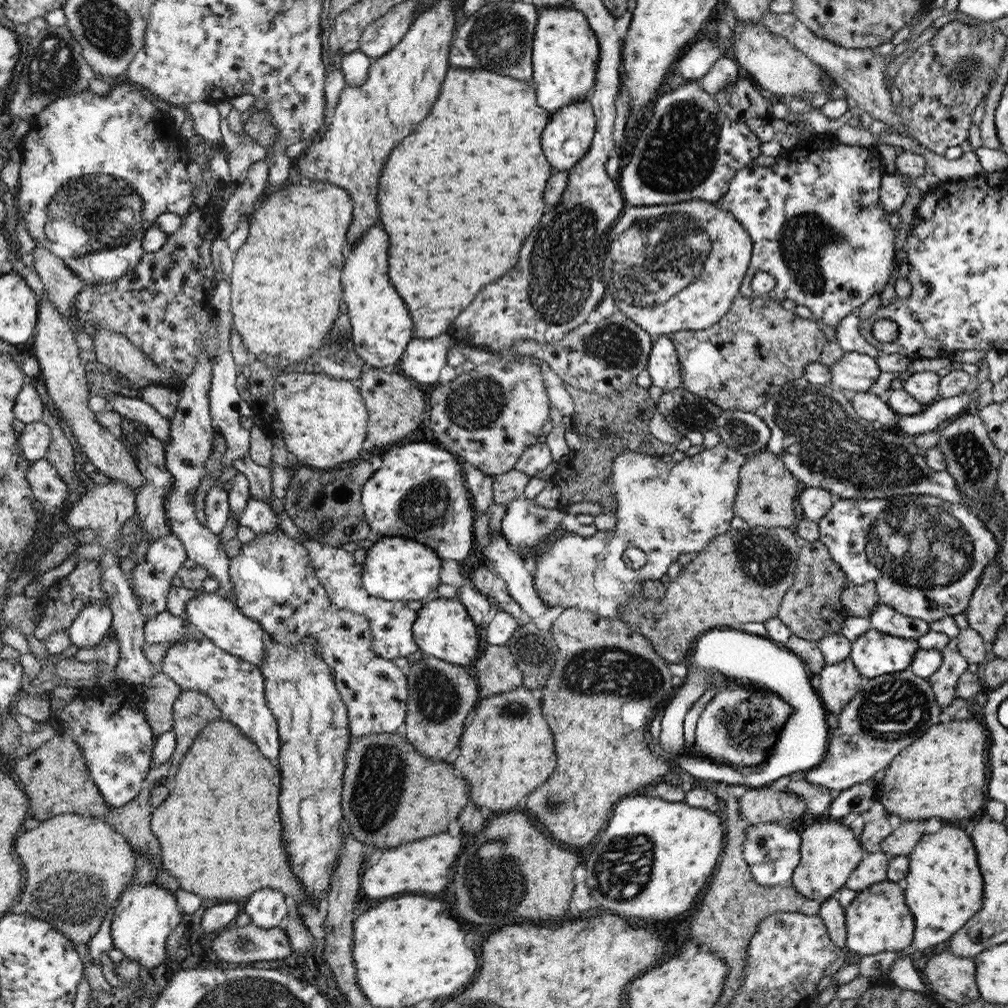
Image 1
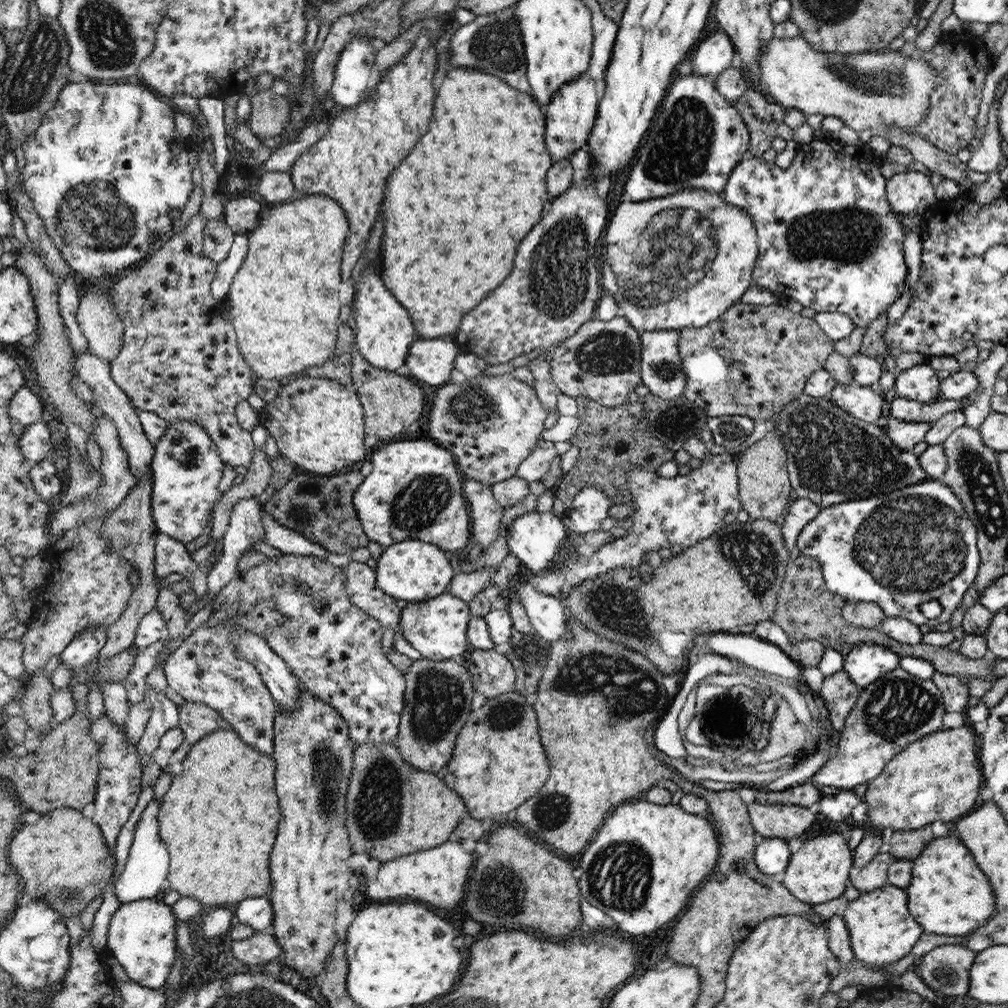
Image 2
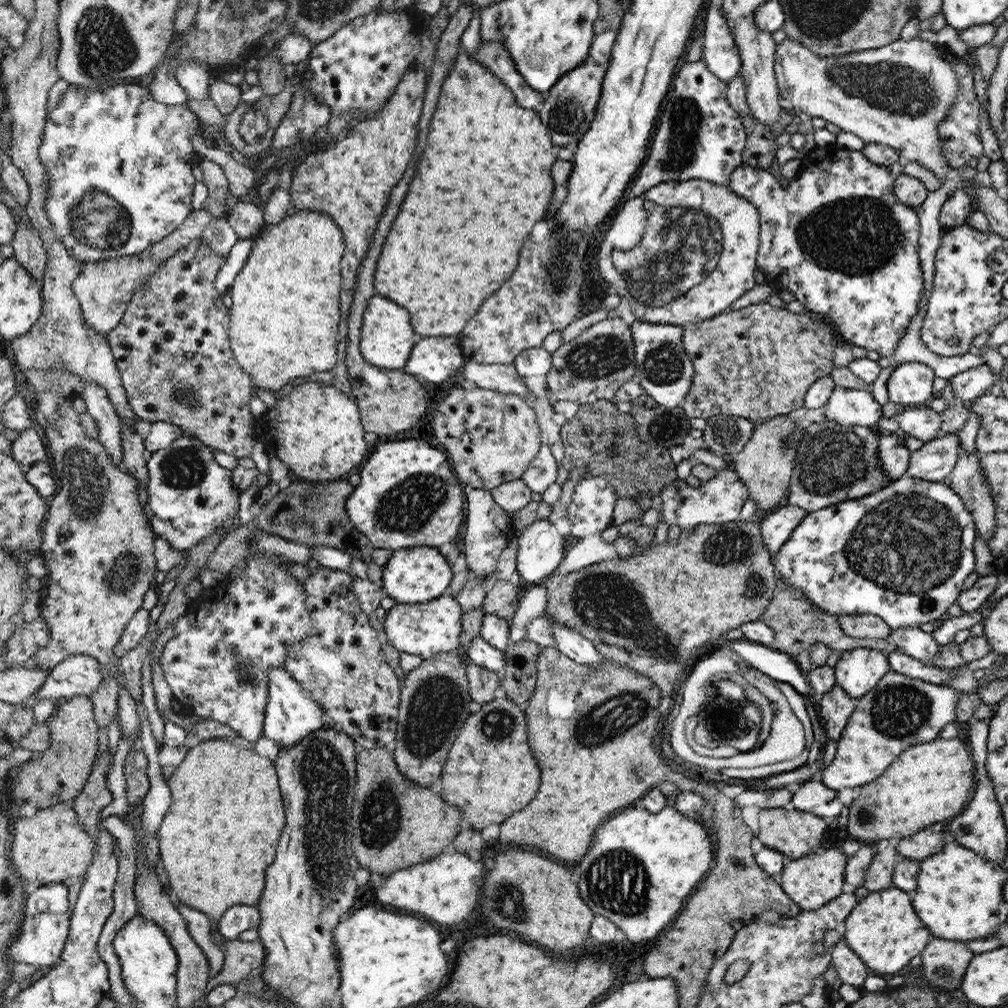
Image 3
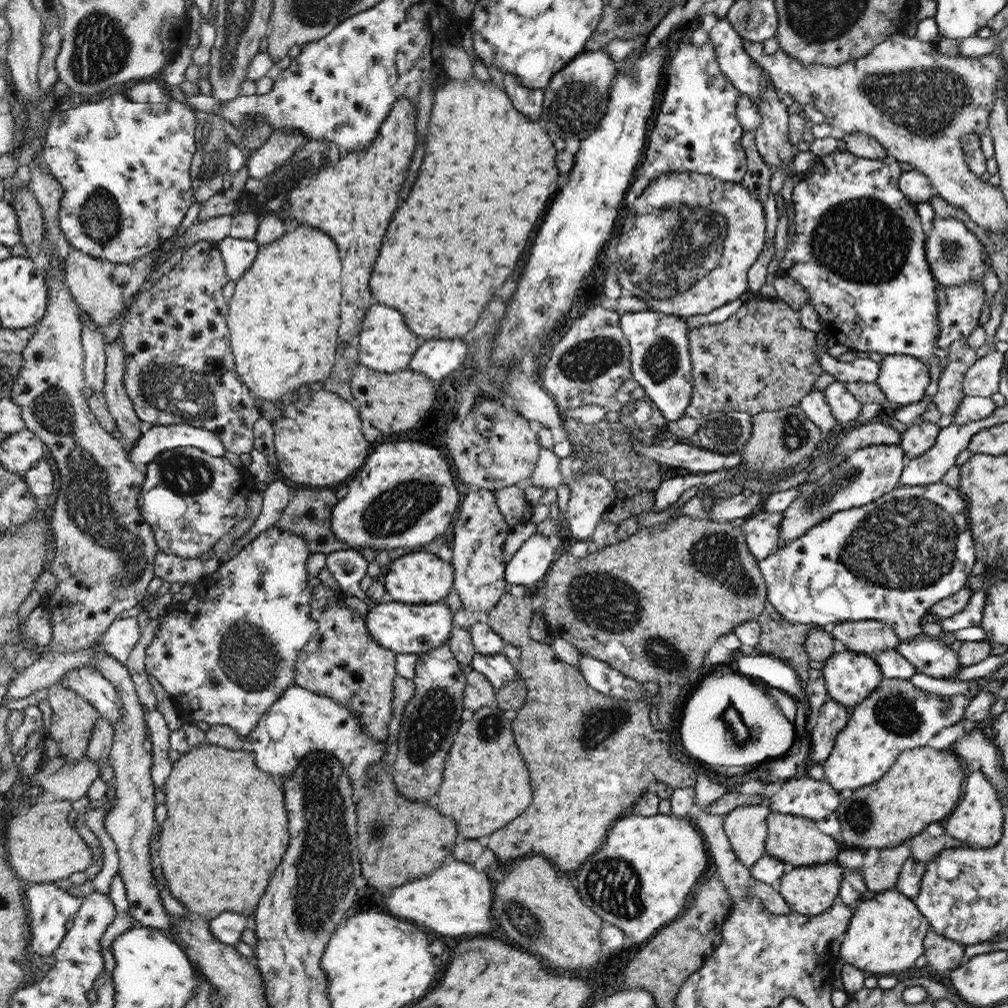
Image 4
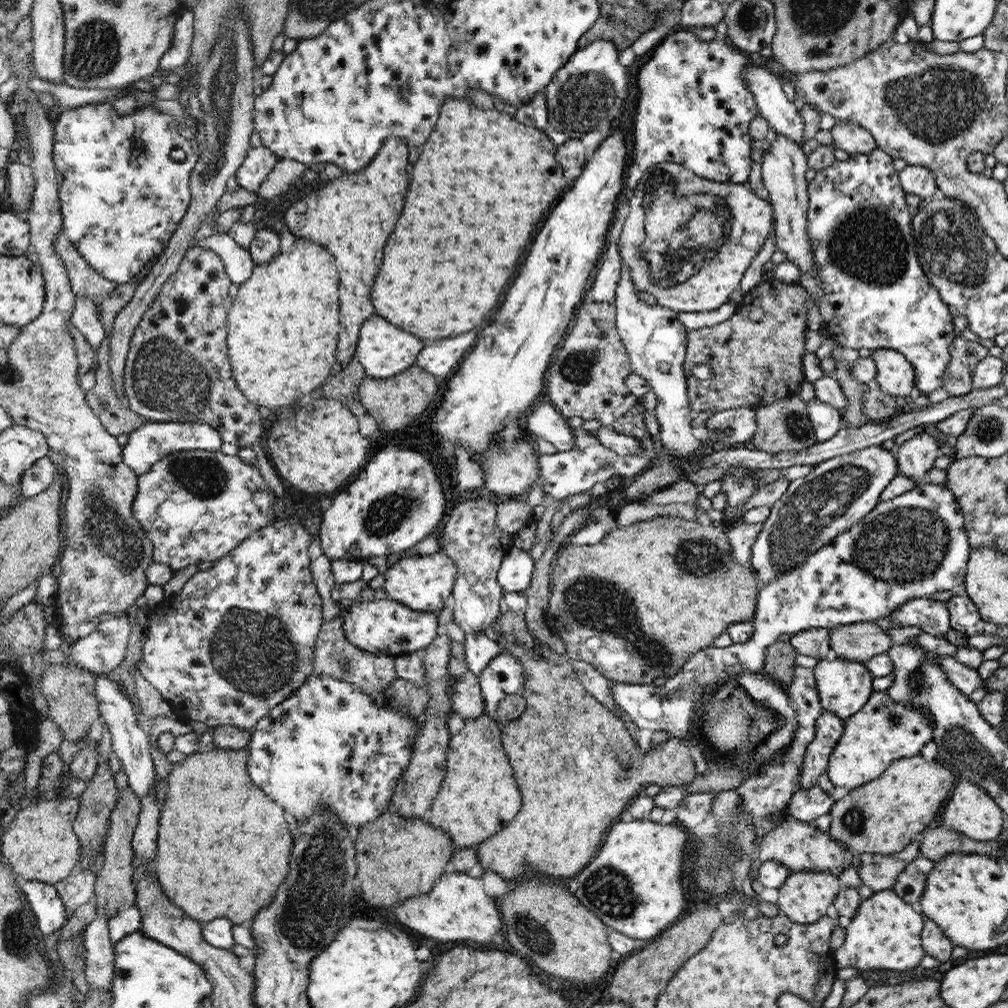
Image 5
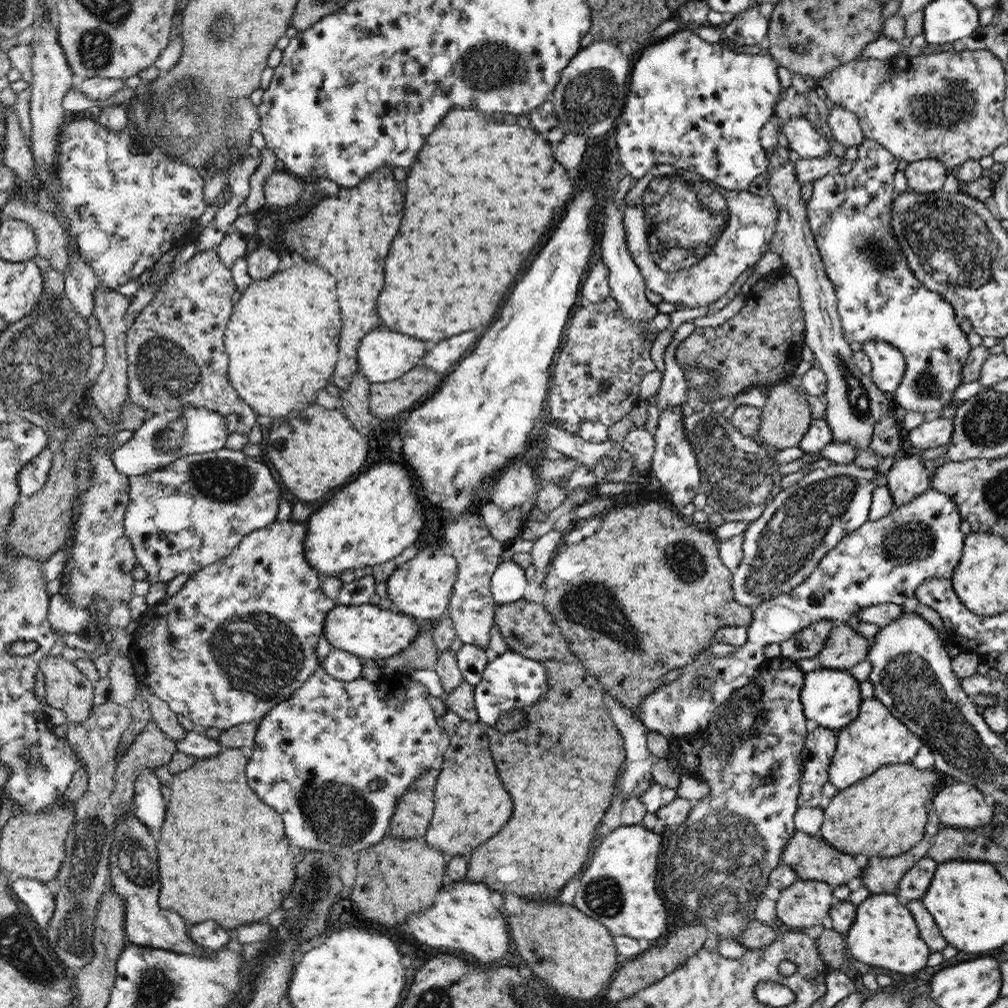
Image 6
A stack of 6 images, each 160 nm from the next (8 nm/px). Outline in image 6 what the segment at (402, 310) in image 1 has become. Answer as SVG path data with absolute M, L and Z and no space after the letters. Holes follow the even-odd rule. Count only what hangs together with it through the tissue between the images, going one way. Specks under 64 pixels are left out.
M379 327L362 338L357 355L360 359L360 372L371 383L383 383L404 376L410 369L422 363L426 353L426 344L421 339L386 330L385 327ZM380 328L384 328L384 330L380 330Z

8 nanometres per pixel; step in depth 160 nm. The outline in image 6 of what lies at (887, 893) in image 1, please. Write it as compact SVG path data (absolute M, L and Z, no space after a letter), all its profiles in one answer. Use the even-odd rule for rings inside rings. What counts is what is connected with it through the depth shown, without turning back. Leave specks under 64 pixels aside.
M871 893L857 906L856 912L852 926L846 932L846 946L855 960L898 974L914 974L926 966L930 950L918 934L914 914L896 893Z

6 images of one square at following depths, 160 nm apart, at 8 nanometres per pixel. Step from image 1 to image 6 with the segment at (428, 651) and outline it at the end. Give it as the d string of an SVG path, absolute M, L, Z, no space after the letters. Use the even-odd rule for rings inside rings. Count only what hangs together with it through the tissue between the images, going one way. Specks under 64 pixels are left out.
M370 603L360 605L337 605L325 618L326 640L333 650L343 650L361 659L383 661L404 650L422 630L423 623L402 614L390 612Z

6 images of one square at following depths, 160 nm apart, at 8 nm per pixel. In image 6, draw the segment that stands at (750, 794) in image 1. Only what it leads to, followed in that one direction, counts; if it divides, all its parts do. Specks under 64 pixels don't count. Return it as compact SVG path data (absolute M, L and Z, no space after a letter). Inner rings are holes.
M799 830L789 840L784 852L782 853L782 864L793 867L797 871L798 878L801 880L816 880L827 882L832 888L848 884L852 878L859 878L860 866L852 856L848 856L844 851L837 847L832 847L821 836L806 834L805 831Z

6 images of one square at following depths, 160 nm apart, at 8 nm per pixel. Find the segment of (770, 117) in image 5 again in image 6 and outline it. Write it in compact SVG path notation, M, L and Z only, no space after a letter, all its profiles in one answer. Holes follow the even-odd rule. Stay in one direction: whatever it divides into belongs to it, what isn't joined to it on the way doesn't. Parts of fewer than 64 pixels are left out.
M792 117L779 127L780 134L789 142L795 157L824 158L829 154L830 145L816 132L814 124L807 117Z

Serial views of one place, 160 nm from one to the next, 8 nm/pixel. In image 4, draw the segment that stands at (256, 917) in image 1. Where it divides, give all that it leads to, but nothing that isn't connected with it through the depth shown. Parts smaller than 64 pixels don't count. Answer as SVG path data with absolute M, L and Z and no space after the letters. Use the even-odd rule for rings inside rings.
M219 914L209 922L210 929L218 940L228 945L237 945L241 942L242 933L253 926L254 919L250 914Z

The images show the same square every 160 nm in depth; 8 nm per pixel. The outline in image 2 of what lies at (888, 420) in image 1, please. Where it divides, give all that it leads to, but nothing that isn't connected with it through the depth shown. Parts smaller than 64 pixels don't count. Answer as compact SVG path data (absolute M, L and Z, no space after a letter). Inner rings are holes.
M854 382L837 384L829 398L860 421L876 422L881 416L883 398L872 387L863 387Z

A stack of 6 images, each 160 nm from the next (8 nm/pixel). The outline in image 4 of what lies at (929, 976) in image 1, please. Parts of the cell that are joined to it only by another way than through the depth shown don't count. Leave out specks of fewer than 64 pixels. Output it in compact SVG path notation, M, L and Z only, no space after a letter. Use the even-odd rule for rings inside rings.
M926 934L925 954L928 965L939 975L947 976L960 967L966 947L940 936L940 934Z

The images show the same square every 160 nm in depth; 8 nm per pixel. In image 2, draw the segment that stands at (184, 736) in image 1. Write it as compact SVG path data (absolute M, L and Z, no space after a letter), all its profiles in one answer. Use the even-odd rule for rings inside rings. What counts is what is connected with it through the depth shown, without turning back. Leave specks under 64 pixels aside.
M188 701L181 708L181 724L186 735L186 742L194 746L207 734L216 730L230 728L229 721L221 717L219 711L202 702Z

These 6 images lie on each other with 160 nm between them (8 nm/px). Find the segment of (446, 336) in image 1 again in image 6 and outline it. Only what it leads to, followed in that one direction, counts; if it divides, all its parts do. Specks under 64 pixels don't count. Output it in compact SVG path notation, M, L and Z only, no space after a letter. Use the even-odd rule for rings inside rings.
M472 330L466 334L458 334L454 338L442 340L436 346L432 344L432 350L428 350L426 358L423 358L422 364L438 373L448 373L450 368L455 368L459 364L460 358L472 350L476 345L480 332Z

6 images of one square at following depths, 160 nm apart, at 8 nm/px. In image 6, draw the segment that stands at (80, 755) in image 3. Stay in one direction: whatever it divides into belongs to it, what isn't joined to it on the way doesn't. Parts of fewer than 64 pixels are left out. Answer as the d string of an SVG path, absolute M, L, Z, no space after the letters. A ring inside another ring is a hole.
M61 654L46 657L41 670L45 676L47 702L66 712L69 722L85 723L95 707L94 682L90 682L76 664Z

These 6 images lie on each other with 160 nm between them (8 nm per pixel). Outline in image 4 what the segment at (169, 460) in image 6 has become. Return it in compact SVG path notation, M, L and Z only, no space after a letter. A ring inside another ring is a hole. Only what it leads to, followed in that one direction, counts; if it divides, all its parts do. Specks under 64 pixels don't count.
M154 425L130 452L134 463L150 465L162 453L182 447L201 448L214 457L224 457L225 445L217 434L190 425Z

